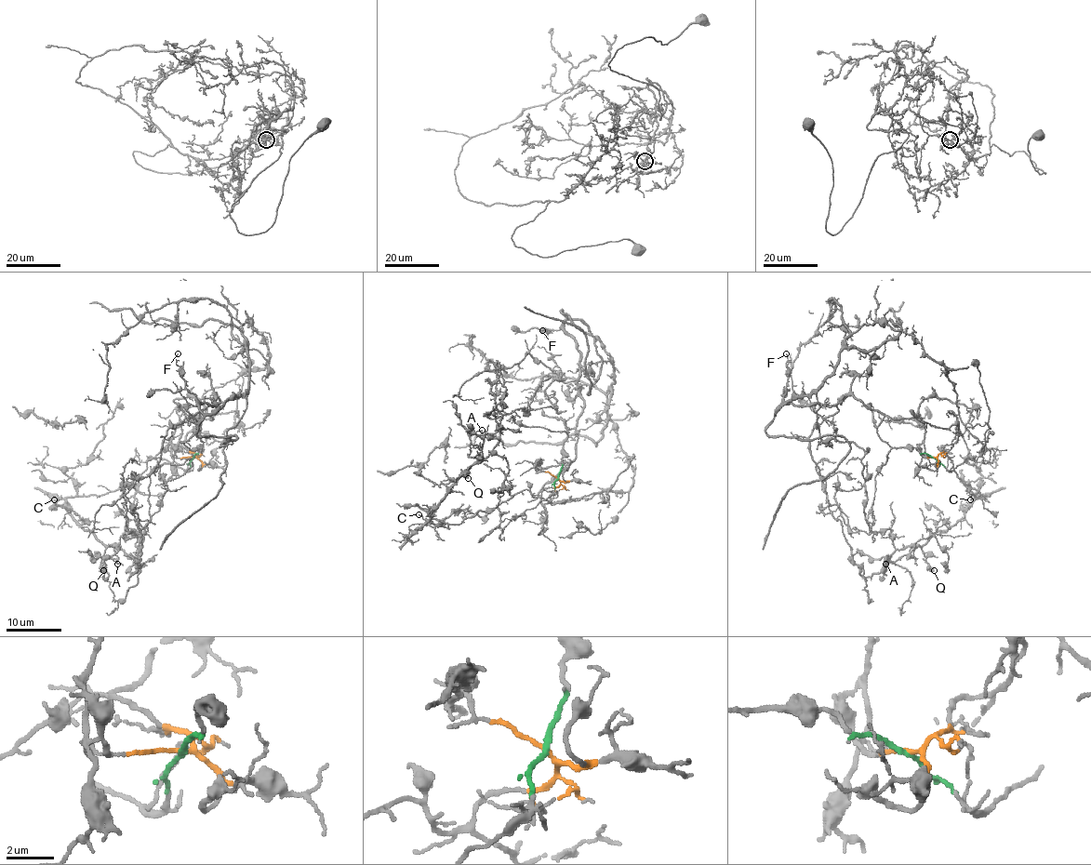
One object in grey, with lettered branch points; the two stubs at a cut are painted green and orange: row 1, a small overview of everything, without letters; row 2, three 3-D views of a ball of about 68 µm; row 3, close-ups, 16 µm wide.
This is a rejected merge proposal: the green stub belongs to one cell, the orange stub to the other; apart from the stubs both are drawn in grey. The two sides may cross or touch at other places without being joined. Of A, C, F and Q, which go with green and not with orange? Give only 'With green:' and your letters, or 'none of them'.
With green: F

